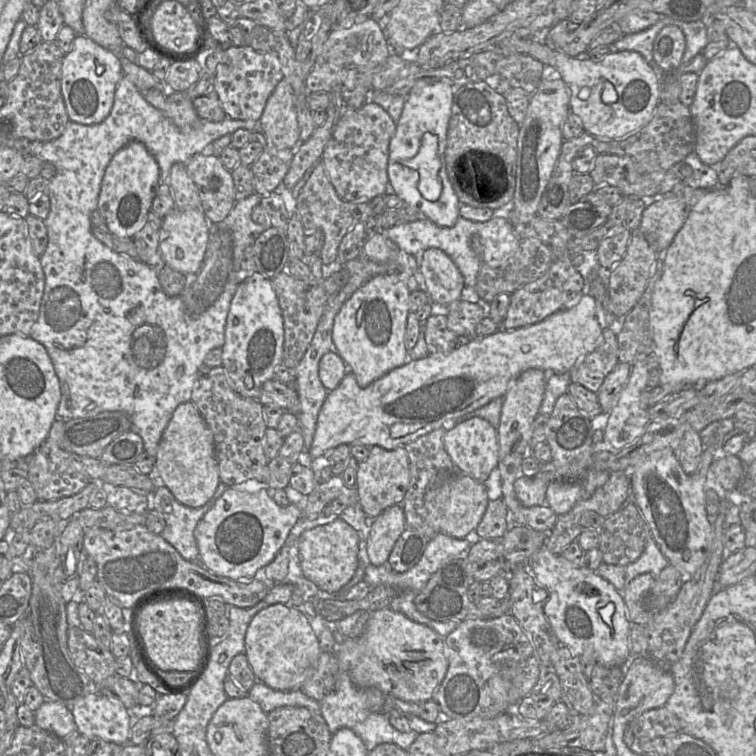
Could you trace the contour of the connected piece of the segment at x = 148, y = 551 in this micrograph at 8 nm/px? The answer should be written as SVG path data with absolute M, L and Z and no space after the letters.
M146 525L130 530L111 531L102 528L85 529L86 555L97 564L97 580L108 598L123 609L129 609L141 595L154 589L183 586L203 598L220 597L225 604L239 608L251 608L260 602L274 584L255 579L236 581L213 574L200 562L184 559L160 534L151 532Z

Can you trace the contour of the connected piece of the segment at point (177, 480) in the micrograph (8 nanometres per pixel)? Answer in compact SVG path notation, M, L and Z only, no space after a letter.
M192 401L180 404L166 426L158 446L154 477L171 491L178 502L190 508L202 507L216 492L220 477L213 432Z

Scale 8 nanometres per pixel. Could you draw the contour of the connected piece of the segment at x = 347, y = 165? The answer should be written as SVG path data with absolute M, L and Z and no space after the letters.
M366 101L359 109L345 109L329 140L321 161L338 195L351 203L370 202L388 193L389 145L396 130L391 116L373 101Z

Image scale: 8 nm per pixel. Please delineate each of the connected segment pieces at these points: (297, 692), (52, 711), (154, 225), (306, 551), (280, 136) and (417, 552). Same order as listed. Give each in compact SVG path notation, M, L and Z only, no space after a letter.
M256 681L248 696L259 704L266 713L280 707L305 707L315 713L321 713L319 702L305 695L300 689L279 691Z
M45 700L34 712L35 724L60 739L76 730L76 724L69 707L54 701Z
M150 210L144 227L132 237L138 259L151 267L166 265L159 248L161 226L162 218Z
M342 519L304 532L298 538L299 559L304 576L320 590L337 593L353 578L358 568L359 544L357 531Z
M284 78L268 98L259 126L268 146L295 149L301 142L292 88Z
M406 527L389 555L392 569L399 573L411 569L421 558L428 541L422 531Z

